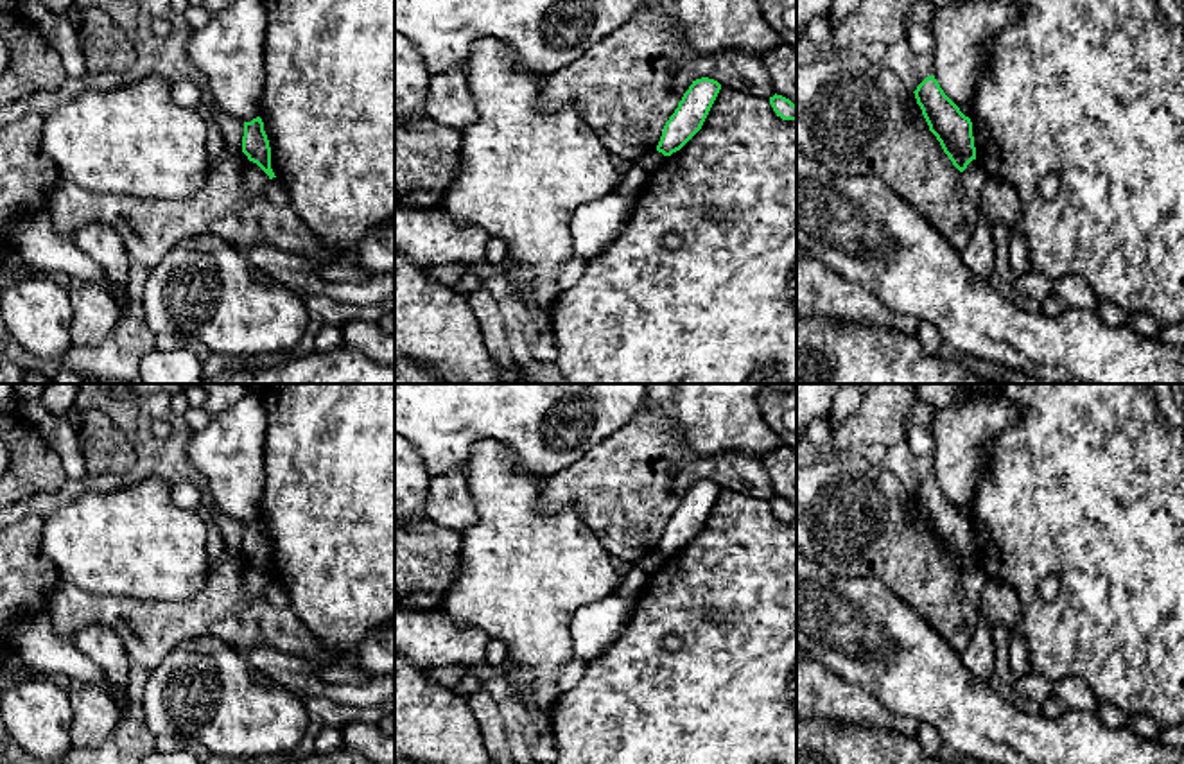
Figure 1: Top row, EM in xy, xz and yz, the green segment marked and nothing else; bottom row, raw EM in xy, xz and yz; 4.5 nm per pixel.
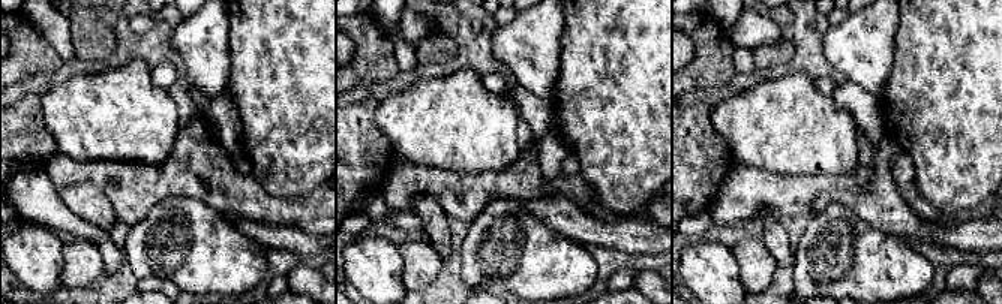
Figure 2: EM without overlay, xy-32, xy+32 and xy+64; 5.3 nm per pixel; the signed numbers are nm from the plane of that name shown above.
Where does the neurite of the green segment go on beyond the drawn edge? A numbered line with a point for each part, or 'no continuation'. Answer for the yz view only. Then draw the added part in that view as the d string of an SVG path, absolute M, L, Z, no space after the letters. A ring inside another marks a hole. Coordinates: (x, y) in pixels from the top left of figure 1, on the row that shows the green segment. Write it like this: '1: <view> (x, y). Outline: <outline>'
no continuation

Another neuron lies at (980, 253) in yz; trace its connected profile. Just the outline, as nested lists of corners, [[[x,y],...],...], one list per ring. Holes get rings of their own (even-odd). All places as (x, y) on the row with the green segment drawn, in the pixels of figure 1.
[[[972,160],[967,169],[962,172],[962,181],[965,185],[965,192],[969,199],[976,204],[979,221],[974,228],[971,242],[962,249],[962,258],[965,262],[965,267],[981,280],[988,280],[988,276],[994,273],[994,264],[996,264],[996,242],[994,242],[994,226],[979,213],[979,195],[981,188],[987,183],[987,172],[981,169],[981,165]]]

